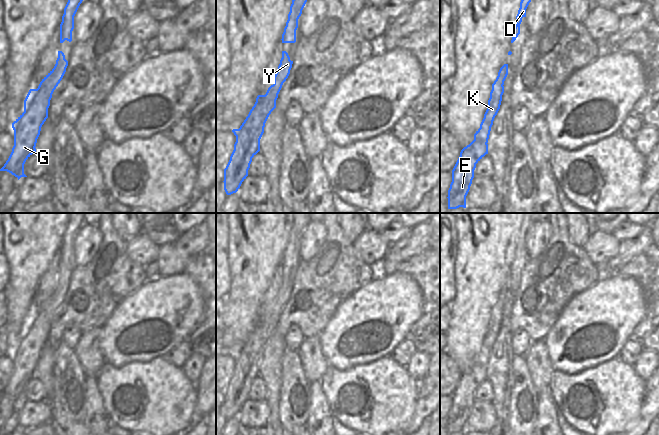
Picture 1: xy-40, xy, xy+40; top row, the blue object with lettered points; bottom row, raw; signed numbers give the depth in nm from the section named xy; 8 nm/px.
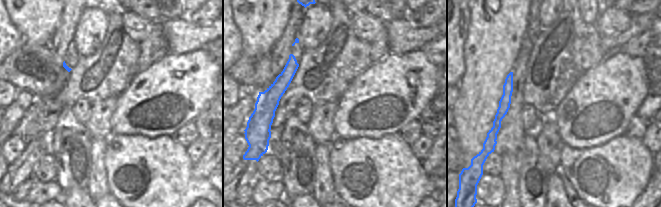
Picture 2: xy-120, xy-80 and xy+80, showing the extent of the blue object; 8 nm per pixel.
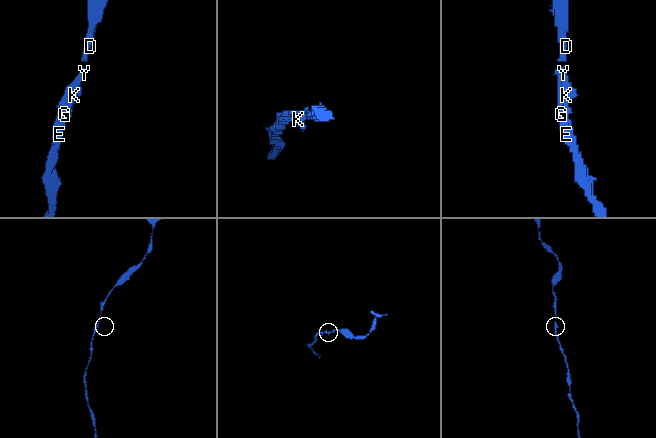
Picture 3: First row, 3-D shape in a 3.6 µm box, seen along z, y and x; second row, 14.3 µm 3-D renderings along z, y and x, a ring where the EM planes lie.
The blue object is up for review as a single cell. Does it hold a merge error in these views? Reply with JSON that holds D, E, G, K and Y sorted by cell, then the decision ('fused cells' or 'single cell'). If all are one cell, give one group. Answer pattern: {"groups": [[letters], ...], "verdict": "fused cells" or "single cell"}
{"groups": [["D", "E", "G", "K", "Y"]], "verdict": "single cell"}

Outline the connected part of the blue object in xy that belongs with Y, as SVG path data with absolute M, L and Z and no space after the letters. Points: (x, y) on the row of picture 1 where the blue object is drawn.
M286 51L282 58L271 85L265 95L258 95L256 102L239 129L233 129L236 136L234 150L224 169L224 190L227 195L236 193L248 176L252 158L260 151L260 139L264 133L265 123L276 108L276 100L290 74L293 61Z

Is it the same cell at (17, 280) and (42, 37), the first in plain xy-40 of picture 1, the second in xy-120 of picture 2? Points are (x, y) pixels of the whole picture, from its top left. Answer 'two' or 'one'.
one

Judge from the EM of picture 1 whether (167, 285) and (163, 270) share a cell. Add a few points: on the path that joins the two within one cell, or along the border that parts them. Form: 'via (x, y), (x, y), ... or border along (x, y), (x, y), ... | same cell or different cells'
border along (183, 272), (166, 276), (158, 275) | different cells

